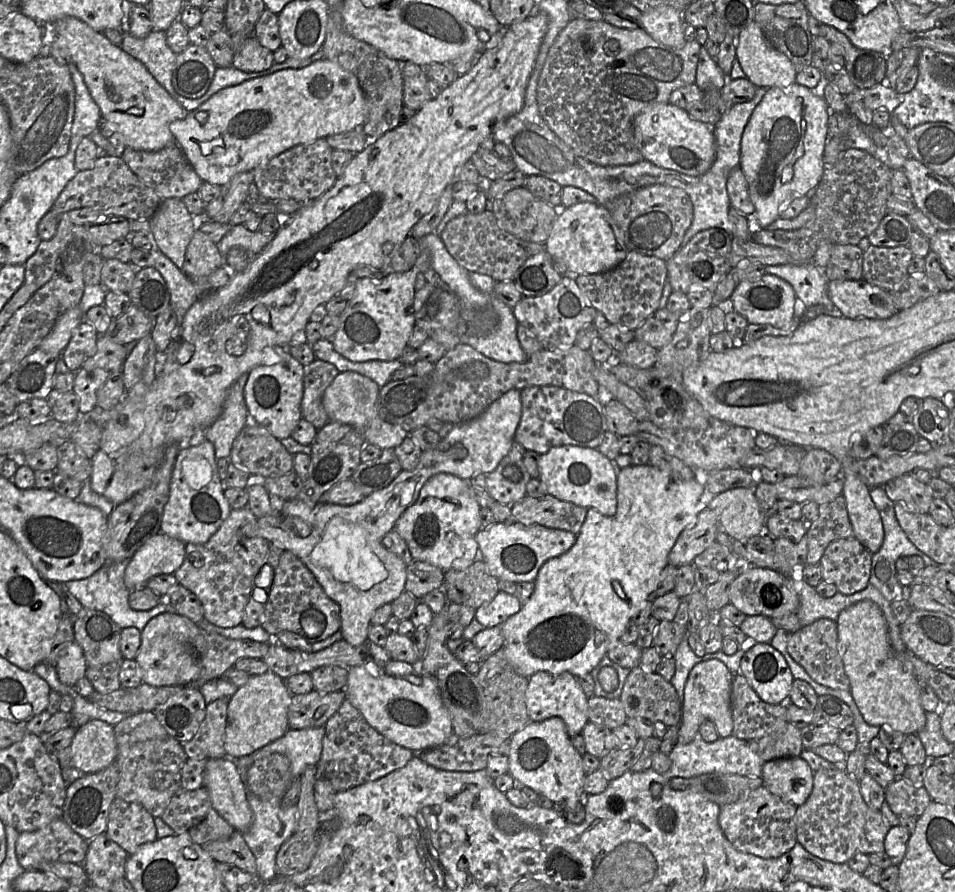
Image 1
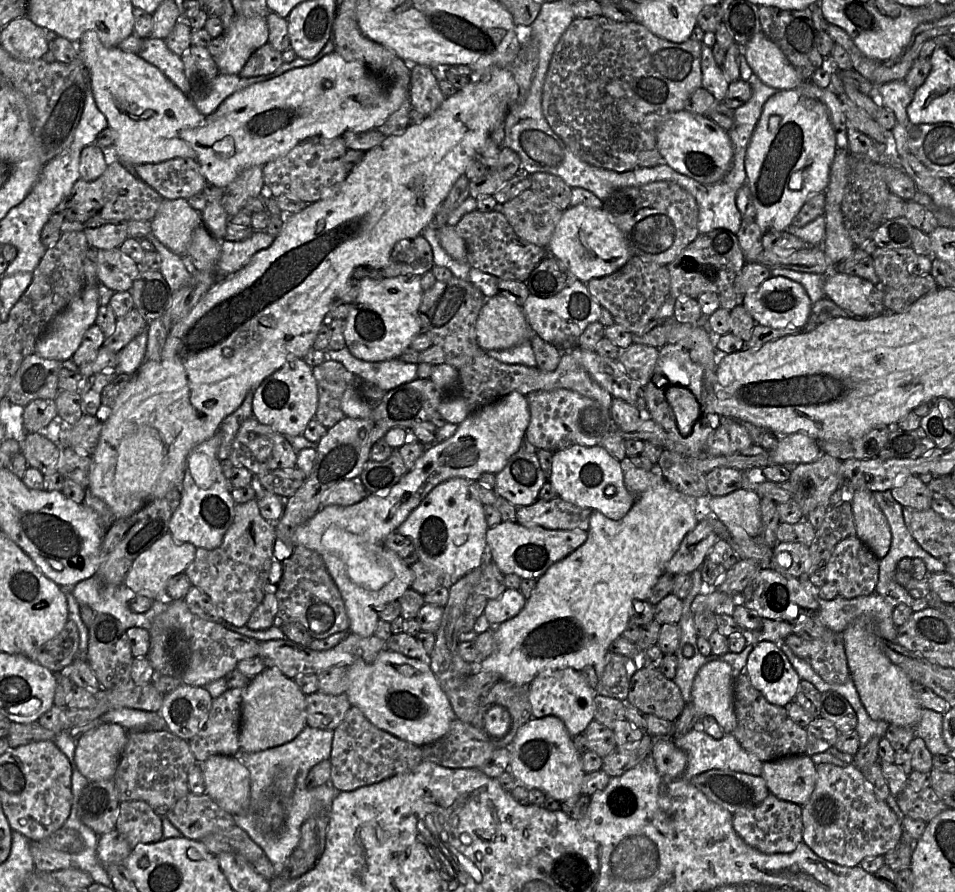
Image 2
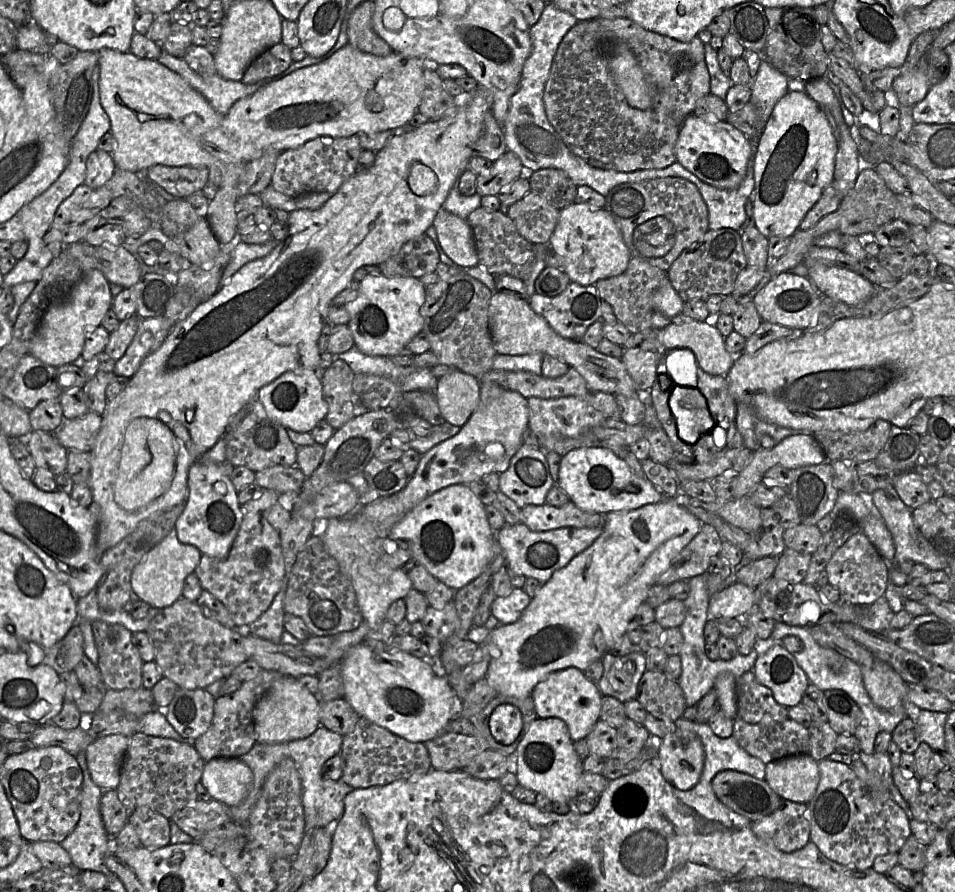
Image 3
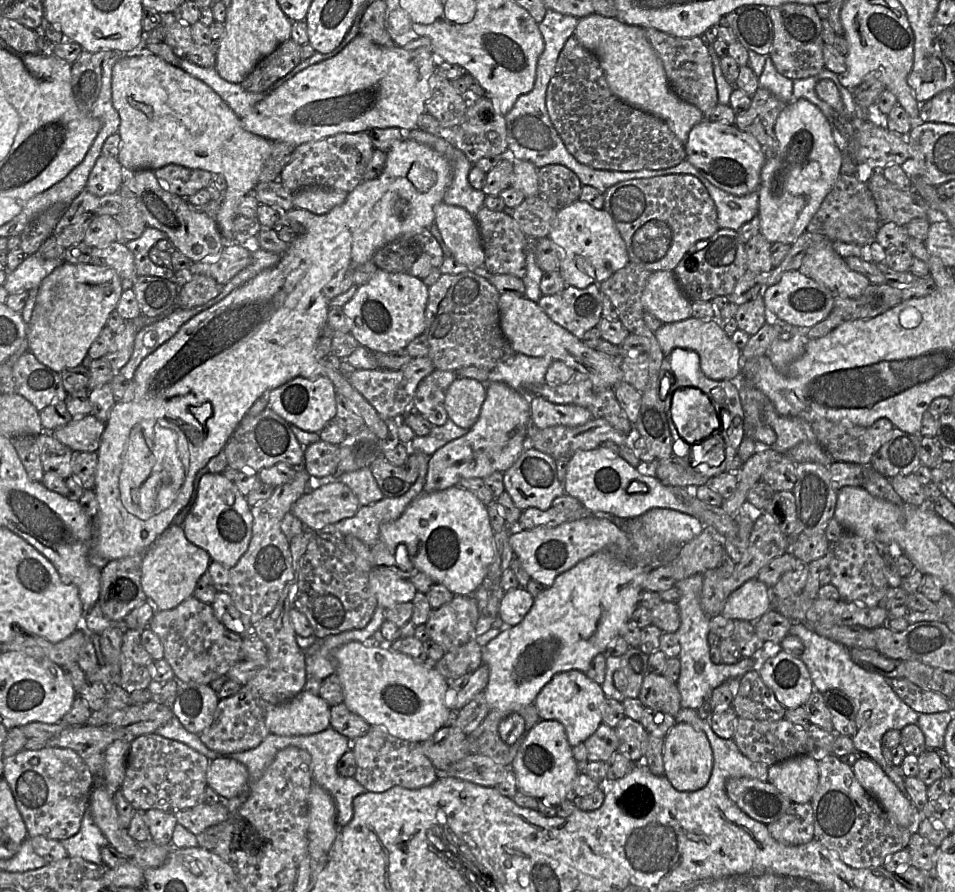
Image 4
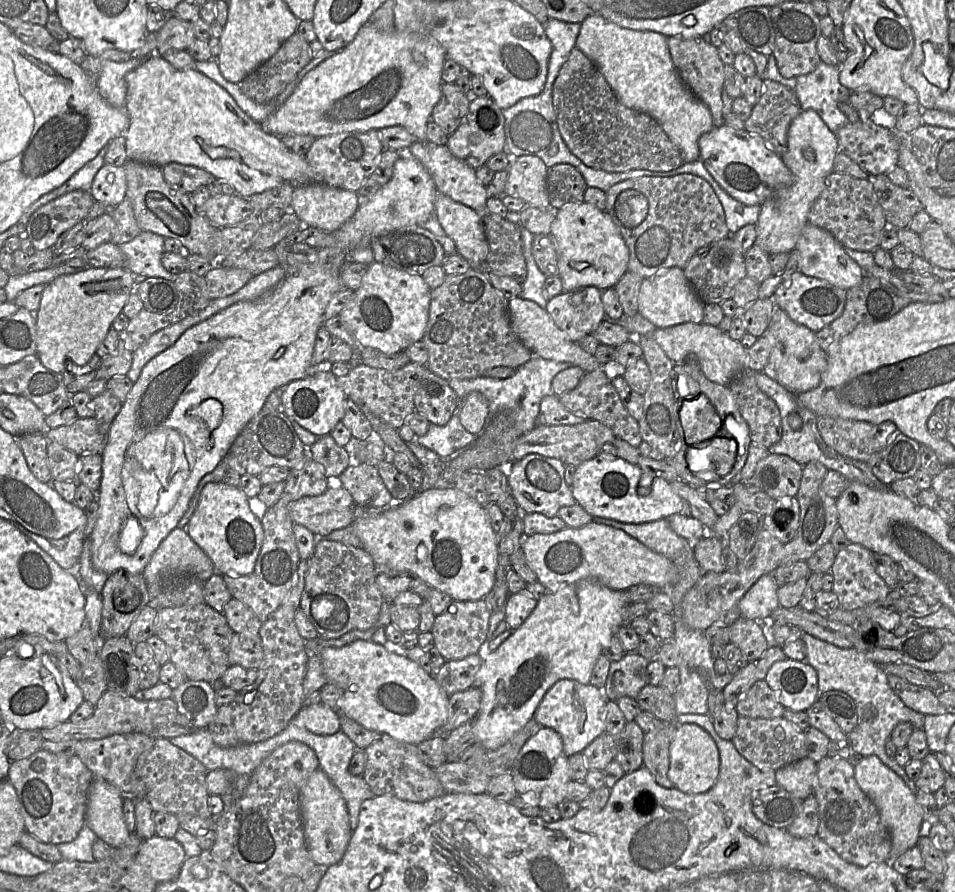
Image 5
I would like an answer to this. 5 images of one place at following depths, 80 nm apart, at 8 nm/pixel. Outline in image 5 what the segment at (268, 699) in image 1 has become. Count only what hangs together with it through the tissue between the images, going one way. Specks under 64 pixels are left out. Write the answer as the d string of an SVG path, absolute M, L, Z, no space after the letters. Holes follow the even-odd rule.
M323 702L303 706L292 719L292 723L319 735L332 735L340 731L337 710Z

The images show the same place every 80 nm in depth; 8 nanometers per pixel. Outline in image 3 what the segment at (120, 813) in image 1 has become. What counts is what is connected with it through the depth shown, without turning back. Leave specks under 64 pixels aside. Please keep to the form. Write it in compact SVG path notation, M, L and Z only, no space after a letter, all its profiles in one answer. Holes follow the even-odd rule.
M138 807L130 811L128 822L139 836L141 845L151 850L170 844L171 820L148 807Z

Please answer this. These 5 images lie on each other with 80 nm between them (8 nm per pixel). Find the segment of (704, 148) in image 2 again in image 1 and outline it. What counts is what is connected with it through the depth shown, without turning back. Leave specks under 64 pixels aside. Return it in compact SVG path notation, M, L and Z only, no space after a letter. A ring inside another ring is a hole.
M657 104L640 112L633 120L633 133L644 160L661 168L688 176L701 176L715 160L713 126L692 119L686 110L671 104Z

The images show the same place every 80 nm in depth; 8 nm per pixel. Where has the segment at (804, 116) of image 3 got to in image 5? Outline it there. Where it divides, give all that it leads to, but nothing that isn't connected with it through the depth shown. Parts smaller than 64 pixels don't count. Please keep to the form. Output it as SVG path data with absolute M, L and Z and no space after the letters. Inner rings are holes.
M802 110L788 129L787 151L781 156L790 170L793 181L775 191L760 206L754 244L768 254L791 252L808 221L810 208L824 187L825 178L833 172L834 159L839 151L836 133L832 132L814 110Z

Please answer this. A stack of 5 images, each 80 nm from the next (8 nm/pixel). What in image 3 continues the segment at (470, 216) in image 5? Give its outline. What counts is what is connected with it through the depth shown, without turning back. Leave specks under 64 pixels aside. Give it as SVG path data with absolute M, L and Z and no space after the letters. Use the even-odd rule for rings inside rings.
M441 207L432 225L436 229L441 248L454 263L462 268L478 265L472 229L465 219Z

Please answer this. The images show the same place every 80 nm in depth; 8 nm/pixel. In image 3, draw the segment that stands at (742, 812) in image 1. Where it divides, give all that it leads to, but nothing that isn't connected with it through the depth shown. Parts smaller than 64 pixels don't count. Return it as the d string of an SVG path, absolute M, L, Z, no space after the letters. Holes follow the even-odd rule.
M783 800L771 815L751 823L753 833L765 842L771 842L778 850L791 853L803 848L810 841L809 809L805 803Z

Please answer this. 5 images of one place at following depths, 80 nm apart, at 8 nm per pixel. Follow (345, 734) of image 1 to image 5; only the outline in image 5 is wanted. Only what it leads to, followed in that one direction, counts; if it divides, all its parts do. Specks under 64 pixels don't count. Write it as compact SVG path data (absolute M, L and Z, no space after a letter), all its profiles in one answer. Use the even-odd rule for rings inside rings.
M383 733L380 739L366 747L364 752L367 760L362 776L375 796L388 794L401 800L425 802L447 793L434 769L421 759L415 744L397 740Z

